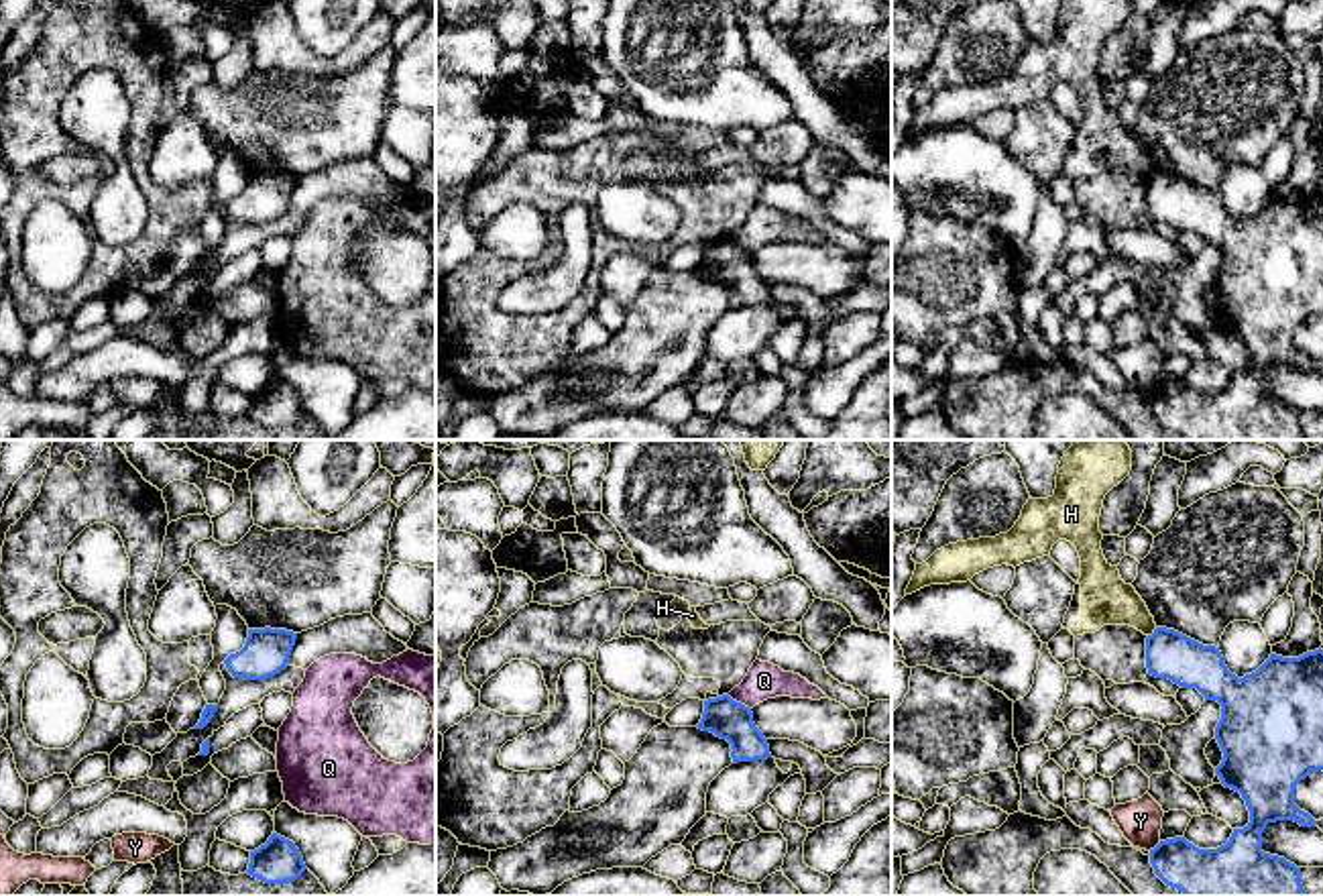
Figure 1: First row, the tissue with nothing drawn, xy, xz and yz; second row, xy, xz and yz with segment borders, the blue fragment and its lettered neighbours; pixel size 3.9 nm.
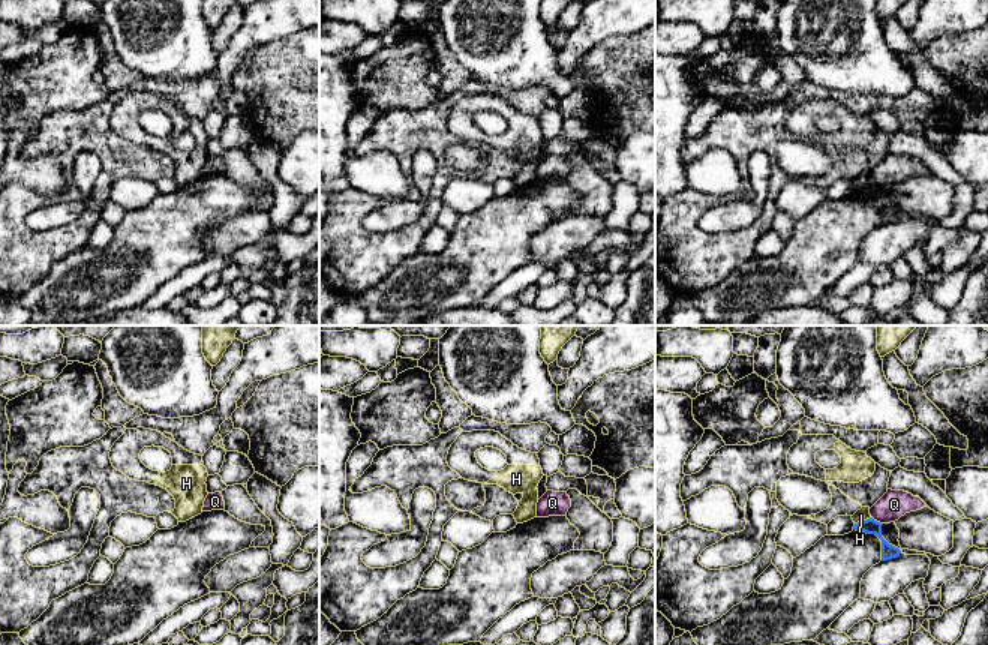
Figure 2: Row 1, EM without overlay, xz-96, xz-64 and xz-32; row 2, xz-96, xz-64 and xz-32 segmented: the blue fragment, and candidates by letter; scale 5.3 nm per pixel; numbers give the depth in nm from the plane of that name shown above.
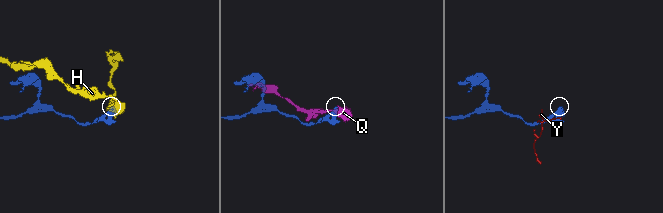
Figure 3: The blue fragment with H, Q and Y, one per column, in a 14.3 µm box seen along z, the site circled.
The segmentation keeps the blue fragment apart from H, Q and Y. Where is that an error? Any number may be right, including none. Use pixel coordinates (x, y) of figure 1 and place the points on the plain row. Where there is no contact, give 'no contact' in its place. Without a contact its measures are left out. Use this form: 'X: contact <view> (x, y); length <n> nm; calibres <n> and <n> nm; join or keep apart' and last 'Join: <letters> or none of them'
H: contact yz (1155, 176); length 50 nm; calibres 190 and 200 nm; keep apart
Q: contact xz (739, 247); length 110 nm; calibres 160 and 150 nm; keep apart
Y: contact yz (1157, 389); length 70 nm; calibres 240 and 170 nm; keep apart
Join: none of them

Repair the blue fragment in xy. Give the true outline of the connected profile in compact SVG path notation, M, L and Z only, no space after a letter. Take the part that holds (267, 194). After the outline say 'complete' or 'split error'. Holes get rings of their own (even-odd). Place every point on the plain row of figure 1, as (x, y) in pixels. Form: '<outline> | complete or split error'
M248 173L240 195L230 198L224 208L234 222L265 224L289 208L297 177L287 173Z | complete

